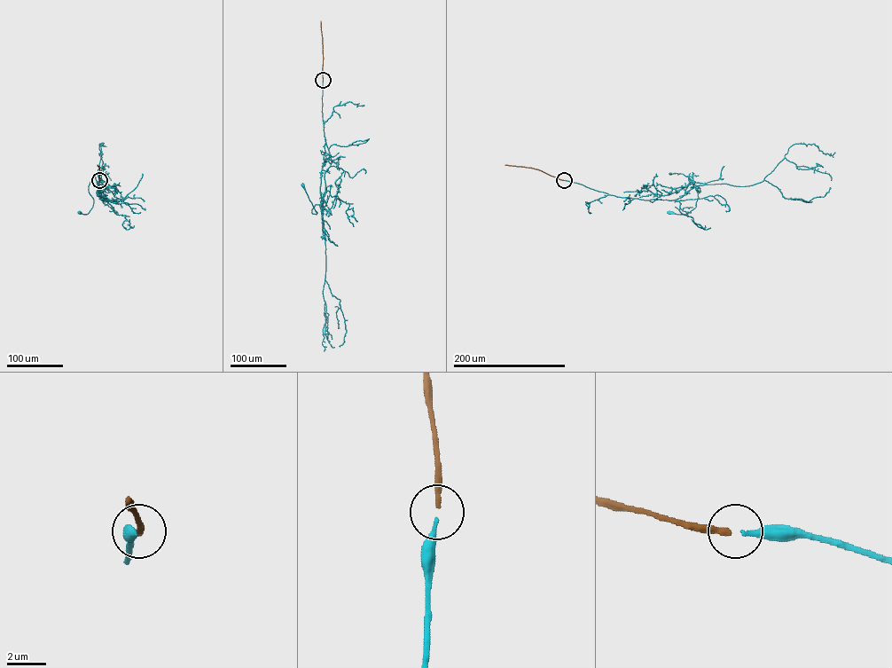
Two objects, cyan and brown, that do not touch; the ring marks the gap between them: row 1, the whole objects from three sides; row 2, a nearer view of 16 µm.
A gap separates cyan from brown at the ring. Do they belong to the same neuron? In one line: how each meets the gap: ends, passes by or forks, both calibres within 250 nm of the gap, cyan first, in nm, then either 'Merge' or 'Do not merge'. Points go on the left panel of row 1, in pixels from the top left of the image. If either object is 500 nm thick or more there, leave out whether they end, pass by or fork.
At the ring cyan ends. At the ring brown ends. Thickness 200 nm (cyan) against 280 nm. Merge

